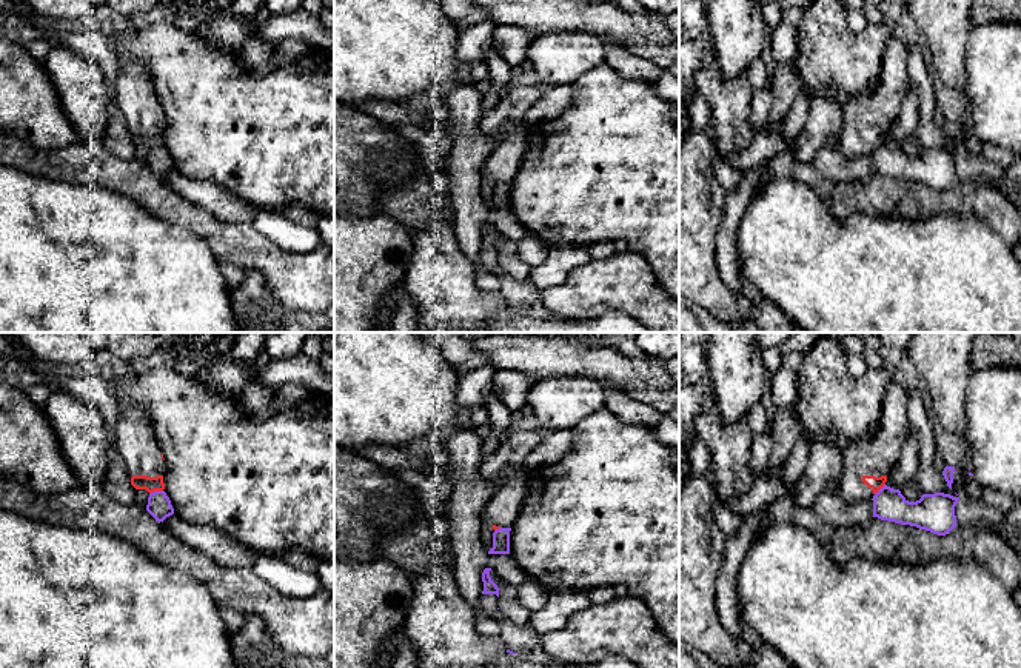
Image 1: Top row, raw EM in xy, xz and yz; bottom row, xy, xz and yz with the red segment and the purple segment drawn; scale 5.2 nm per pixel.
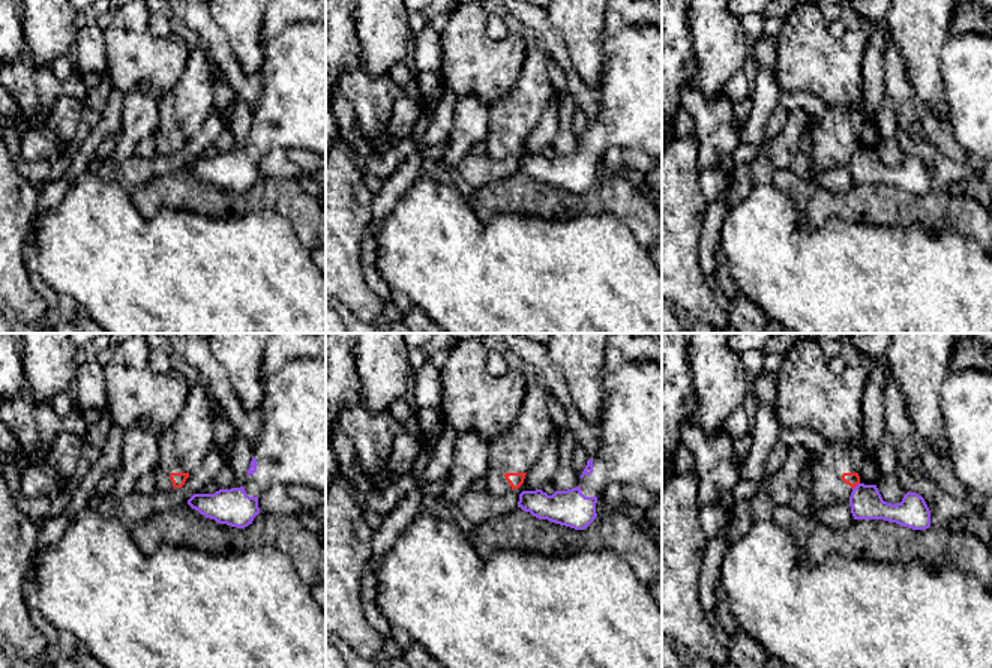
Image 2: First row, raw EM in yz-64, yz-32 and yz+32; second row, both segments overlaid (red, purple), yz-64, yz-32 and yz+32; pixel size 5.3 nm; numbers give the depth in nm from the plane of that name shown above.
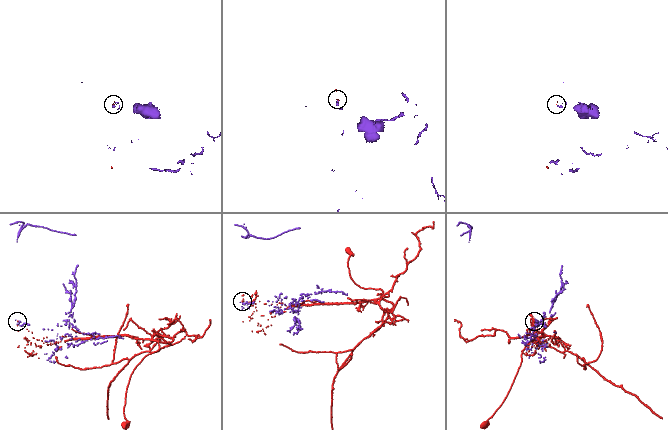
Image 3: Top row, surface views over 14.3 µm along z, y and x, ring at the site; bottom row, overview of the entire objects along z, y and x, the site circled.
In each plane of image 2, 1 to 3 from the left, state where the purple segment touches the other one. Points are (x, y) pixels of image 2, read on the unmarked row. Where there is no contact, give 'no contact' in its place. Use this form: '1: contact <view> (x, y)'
1: no contact
2: no contact
3: contact yz+32 (856, 149)

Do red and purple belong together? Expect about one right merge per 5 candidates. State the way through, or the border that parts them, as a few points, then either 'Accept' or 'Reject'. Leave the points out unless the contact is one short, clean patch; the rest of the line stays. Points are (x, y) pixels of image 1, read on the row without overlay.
Boundary: xy (162, 145), (154, 145), (150, 150). Reject

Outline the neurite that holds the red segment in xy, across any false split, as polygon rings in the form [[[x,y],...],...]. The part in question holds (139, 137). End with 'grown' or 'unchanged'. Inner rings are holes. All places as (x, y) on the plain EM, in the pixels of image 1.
[[[122,65],[112,82],[112,102],[125,115],[136,145],[163,146],[165,114],[151,72],[139,65]]]; grown

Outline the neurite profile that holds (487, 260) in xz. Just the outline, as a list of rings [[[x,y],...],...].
[[[485,223],[482,228],[484,246],[477,257],[477,268],[488,274],[497,274],[500,271],[497,263],[499,243],[491,235],[490,226],[491,223]]]

